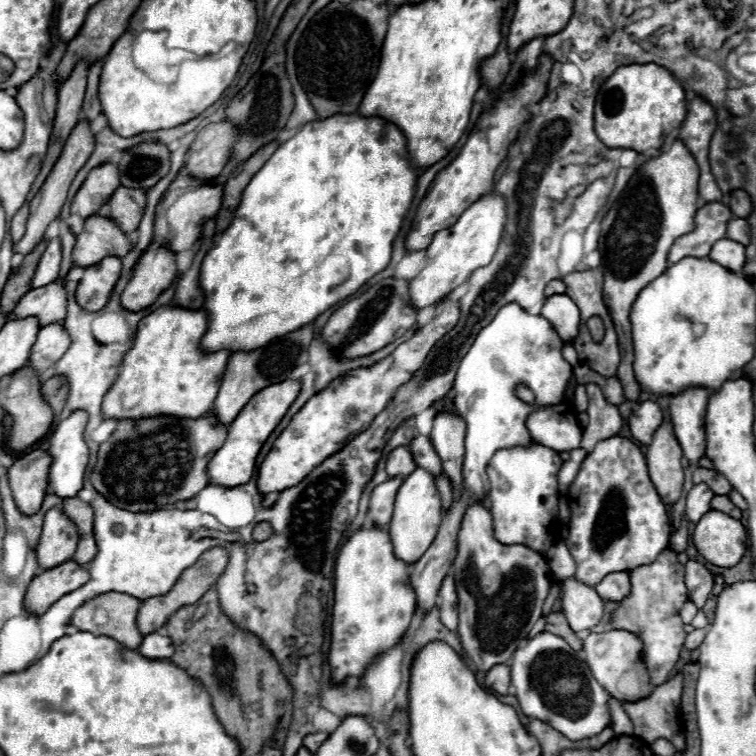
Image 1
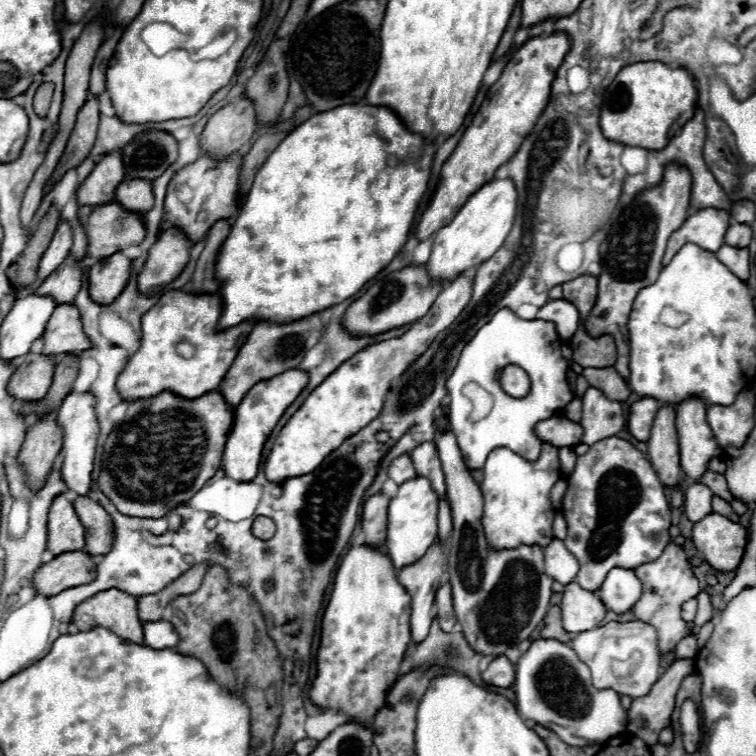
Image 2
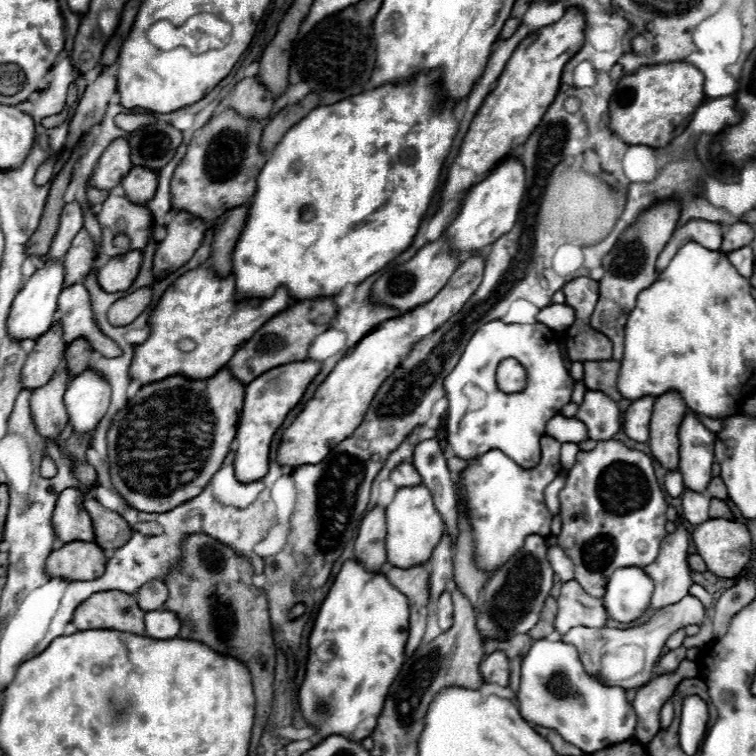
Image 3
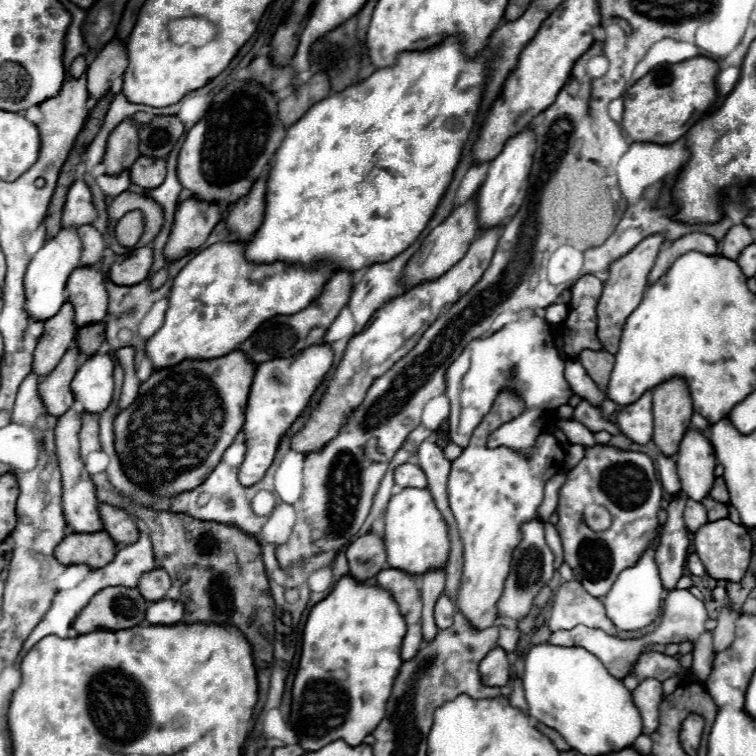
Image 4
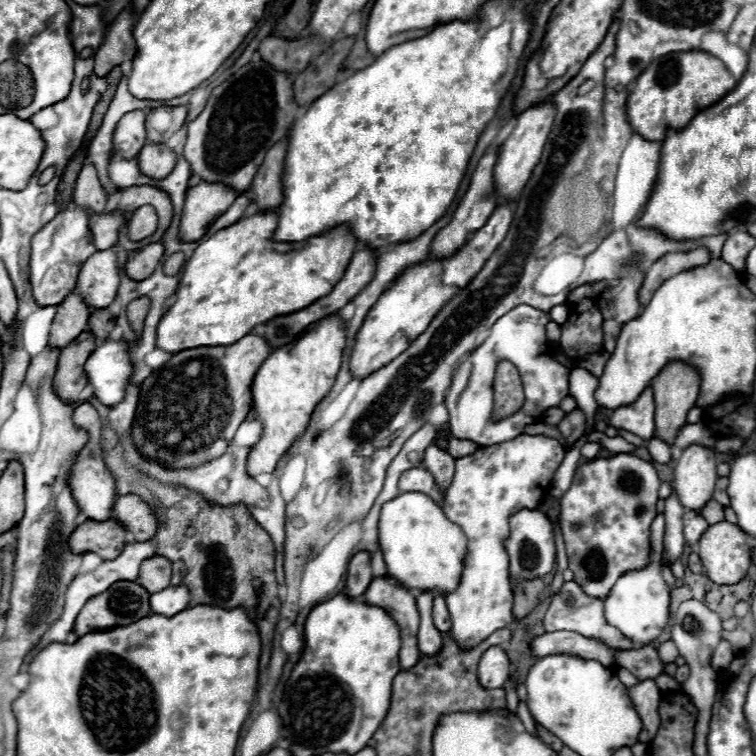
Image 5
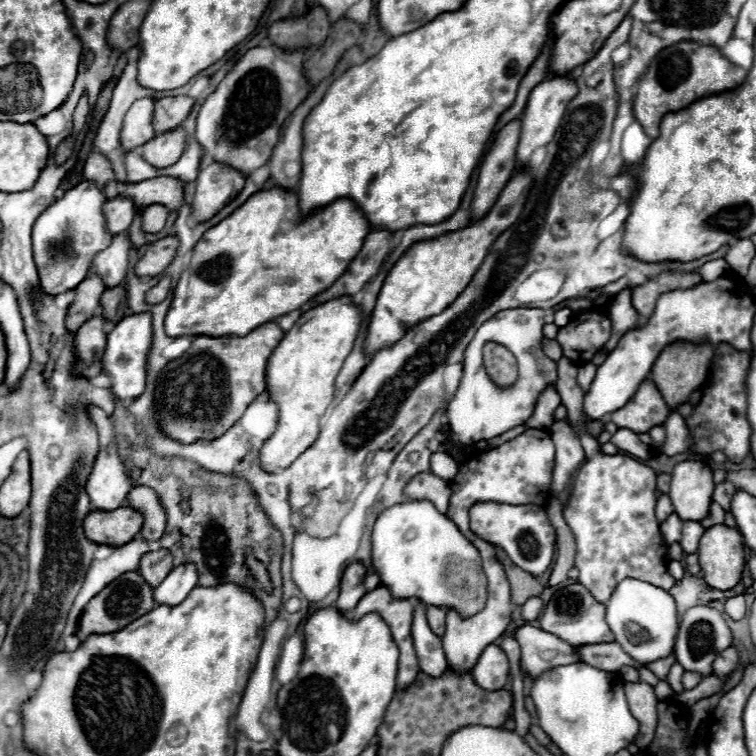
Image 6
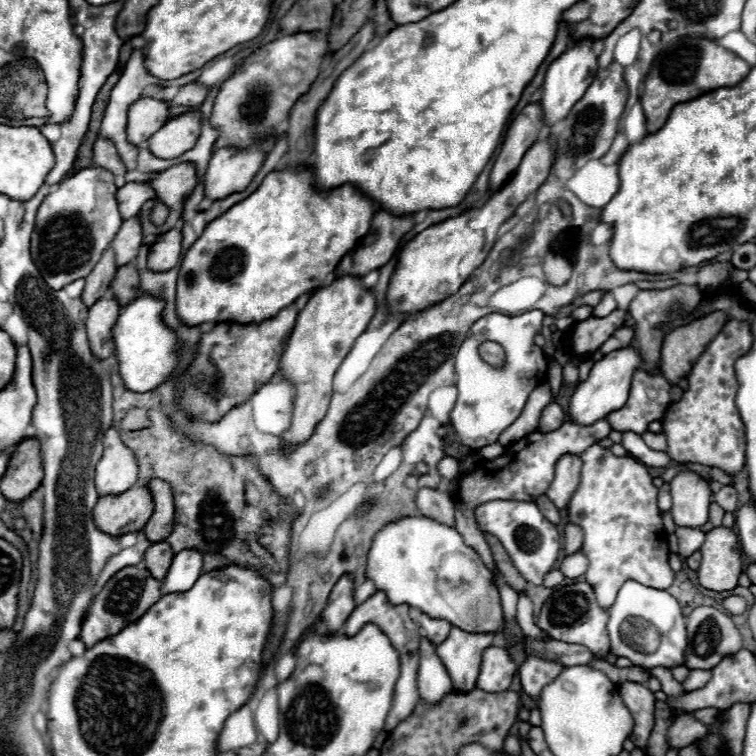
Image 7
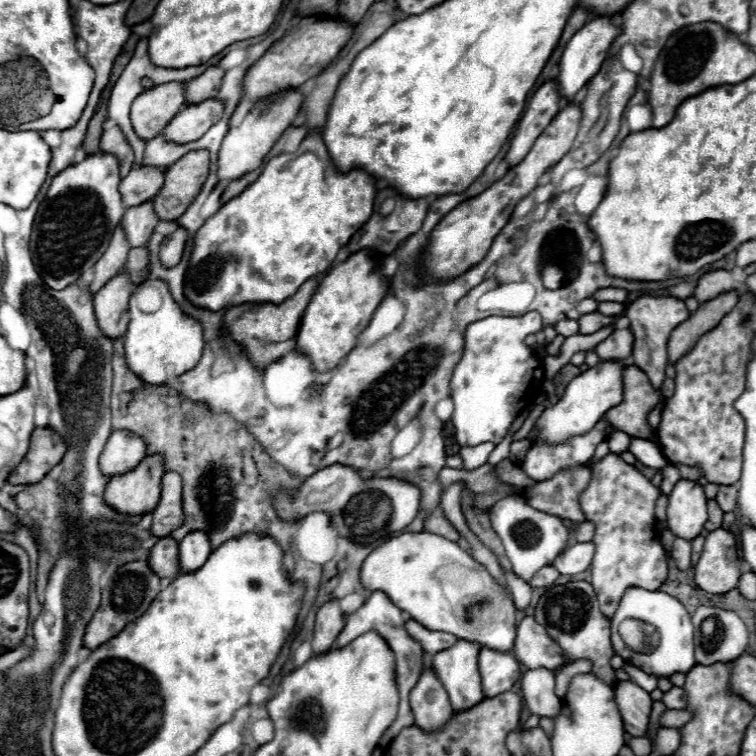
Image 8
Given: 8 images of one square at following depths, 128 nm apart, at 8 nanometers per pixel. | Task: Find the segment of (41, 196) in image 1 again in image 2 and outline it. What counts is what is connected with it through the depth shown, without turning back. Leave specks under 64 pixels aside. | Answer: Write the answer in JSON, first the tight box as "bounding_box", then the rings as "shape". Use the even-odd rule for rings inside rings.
{"bounding_box":[44,98,100,194],"shape":[[[90,98],[82,110],[78,112],[78,118],[76,118],[76,126],[68,138],[68,144],[66,144],[66,150],[62,154],[62,158],[58,160],[58,166],[54,168],[54,174],[50,176],[46,188],[44,188],[44,194],[48,194],[54,184],[58,180],[62,180],[62,176],[70,170],[70,168],[76,168],[78,164],[84,162],[84,158],[90,154],[92,146],[94,146],[94,138],[96,138],[96,130],[98,130],[98,122],[100,122],[100,112],[98,112],[98,100],[96,98]]]}

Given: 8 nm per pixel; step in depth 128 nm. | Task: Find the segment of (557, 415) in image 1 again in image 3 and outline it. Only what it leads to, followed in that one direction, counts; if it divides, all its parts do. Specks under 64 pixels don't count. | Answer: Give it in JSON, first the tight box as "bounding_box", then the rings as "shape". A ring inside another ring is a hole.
{"bounding_box":[546,414,588,444],"shape":[[[562,414],[550,418],[550,422],[546,424],[546,436],[552,436],[558,442],[574,442],[580,444],[584,440],[588,440],[588,430],[586,426],[576,420],[576,418],[566,418]]]}

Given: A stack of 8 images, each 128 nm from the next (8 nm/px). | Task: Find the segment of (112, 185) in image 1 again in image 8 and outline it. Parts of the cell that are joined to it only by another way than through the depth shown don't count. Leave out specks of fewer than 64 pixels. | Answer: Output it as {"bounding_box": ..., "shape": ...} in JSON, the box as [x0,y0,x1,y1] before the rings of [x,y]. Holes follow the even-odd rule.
{"bounding_box":[130,82,184,140],"shape":[[[168,82],[142,92],[130,110],[134,132],[142,140],[156,138],[184,106],[184,82]]]}

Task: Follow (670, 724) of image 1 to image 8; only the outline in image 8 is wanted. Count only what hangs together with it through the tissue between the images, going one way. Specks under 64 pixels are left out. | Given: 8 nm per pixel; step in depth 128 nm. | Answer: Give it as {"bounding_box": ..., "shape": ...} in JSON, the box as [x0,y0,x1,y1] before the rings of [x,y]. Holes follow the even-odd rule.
{"bounding_box":[616,682,652,736],"shape":[[[618,682],[616,702],[622,714],[624,730],[630,736],[644,736],[648,730],[648,720],[652,712],[652,698],[634,682]]]}

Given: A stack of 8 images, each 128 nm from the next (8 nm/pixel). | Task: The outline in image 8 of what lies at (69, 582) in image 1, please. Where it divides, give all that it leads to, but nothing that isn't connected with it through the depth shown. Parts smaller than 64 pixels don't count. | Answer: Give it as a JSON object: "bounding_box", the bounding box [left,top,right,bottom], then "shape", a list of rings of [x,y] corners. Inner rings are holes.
{"bounding_box":[104,456,162,514],"shape":[[[162,456],[144,458],[132,472],[116,476],[106,484],[104,502],[118,514],[148,514],[160,500],[162,476]]]}

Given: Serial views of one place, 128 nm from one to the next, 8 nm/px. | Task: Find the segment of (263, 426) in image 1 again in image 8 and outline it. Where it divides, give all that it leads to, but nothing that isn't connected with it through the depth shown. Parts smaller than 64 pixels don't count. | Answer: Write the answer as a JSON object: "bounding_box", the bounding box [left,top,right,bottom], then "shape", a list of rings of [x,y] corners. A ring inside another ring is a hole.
{"bounding_box":[296,250,388,372],"shape":[[[366,250],[356,252],[324,276],[314,298],[310,298],[296,334],[296,350],[306,354],[316,372],[334,370],[356,346],[358,336],[368,326],[374,310],[388,292],[388,280],[374,272],[374,260]]]}

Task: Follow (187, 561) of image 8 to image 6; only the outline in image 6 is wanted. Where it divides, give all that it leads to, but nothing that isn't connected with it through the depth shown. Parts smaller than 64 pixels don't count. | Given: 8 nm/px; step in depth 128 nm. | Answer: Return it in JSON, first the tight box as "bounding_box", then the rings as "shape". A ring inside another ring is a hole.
{"bounding_box":[154,564,198,606],"shape":[[[194,564],[178,566],[154,590],[154,602],[176,606],[190,594],[190,590],[196,588],[196,584],[198,584],[198,572],[196,572]]]}

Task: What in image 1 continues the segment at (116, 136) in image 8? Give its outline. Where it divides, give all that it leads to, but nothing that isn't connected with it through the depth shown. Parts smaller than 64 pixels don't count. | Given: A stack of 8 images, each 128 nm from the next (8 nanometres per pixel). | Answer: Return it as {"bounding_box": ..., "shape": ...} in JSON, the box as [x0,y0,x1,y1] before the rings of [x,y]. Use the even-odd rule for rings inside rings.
{"bounding_box":[30,238,62,288],"shape":[[[54,238],[54,240],[48,242],[44,254],[40,256],[34,278],[30,282],[30,288],[40,288],[40,286],[46,286],[46,284],[54,282],[58,278],[60,262],[62,262],[62,246],[60,246],[60,240]]]}

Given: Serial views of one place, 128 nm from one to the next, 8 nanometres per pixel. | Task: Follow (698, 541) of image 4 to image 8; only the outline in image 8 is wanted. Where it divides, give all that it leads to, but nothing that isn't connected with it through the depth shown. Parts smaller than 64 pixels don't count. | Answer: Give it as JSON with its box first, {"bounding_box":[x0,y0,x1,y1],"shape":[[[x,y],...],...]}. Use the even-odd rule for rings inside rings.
{"bounding_box":[694,528,738,594],"shape":[[[718,528],[706,536],[700,562],[694,566],[696,584],[710,594],[724,594],[738,586],[738,550],[732,532]]]}

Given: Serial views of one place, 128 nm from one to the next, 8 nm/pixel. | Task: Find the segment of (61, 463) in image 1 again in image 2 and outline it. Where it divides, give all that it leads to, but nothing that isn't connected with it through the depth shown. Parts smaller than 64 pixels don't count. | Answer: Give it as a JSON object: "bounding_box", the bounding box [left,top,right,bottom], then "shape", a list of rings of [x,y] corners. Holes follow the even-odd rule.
{"bounding_box":[58,394,98,496],"shape":[[[68,394],[58,410],[58,424],[62,428],[62,480],[66,482],[68,490],[84,496],[92,488],[92,470],[94,470],[94,450],[96,450],[96,438],[98,438],[98,422],[94,412],[94,396],[92,394]]]}

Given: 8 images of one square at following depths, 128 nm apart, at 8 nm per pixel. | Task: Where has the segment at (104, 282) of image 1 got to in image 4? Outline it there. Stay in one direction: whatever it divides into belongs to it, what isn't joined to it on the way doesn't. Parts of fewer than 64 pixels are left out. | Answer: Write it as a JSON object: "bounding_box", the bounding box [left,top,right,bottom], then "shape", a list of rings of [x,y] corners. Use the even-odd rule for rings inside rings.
{"bounding_box":[108,246,152,286],"shape":[[[148,246],[138,248],[130,254],[130,258],[118,260],[110,266],[108,278],[118,286],[132,286],[148,278],[152,266],[152,250]]]}

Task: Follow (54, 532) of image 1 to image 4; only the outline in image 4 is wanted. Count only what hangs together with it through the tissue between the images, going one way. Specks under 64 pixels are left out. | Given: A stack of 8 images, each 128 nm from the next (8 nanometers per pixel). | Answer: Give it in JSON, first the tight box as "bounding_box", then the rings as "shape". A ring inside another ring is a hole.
{"bounding_box":[54,410,102,534],"shape":[[[68,410],[64,416],[58,418],[58,424],[54,428],[54,440],[56,440],[56,454],[58,454],[58,466],[62,472],[62,506],[66,506],[66,526],[70,526],[68,534],[94,534],[102,530],[102,520],[98,516],[98,500],[94,484],[90,482],[90,474],[84,470],[80,450],[78,450],[78,430],[80,430],[82,414],[76,410]]]}

